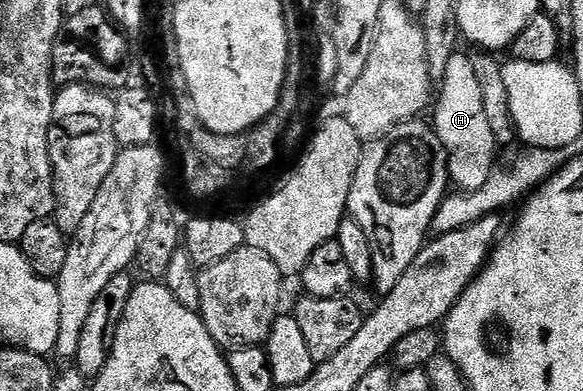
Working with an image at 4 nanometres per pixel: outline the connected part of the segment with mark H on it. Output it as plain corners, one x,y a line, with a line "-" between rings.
457,52
450,56
450,62
446,64
444,79
438,84
440,90
440,99
435,99
434,110
436,106
436,122
434,129
436,135
442,140
444,151
448,153
448,176
451,185
460,192
471,192
482,188
488,183
488,177
492,174
492,168
498,161
498,143
494,132
490,132
490,120
486,120
486,112
482,108
482,92
478,85
478,76
474,72
474,64
471,57
464,52

